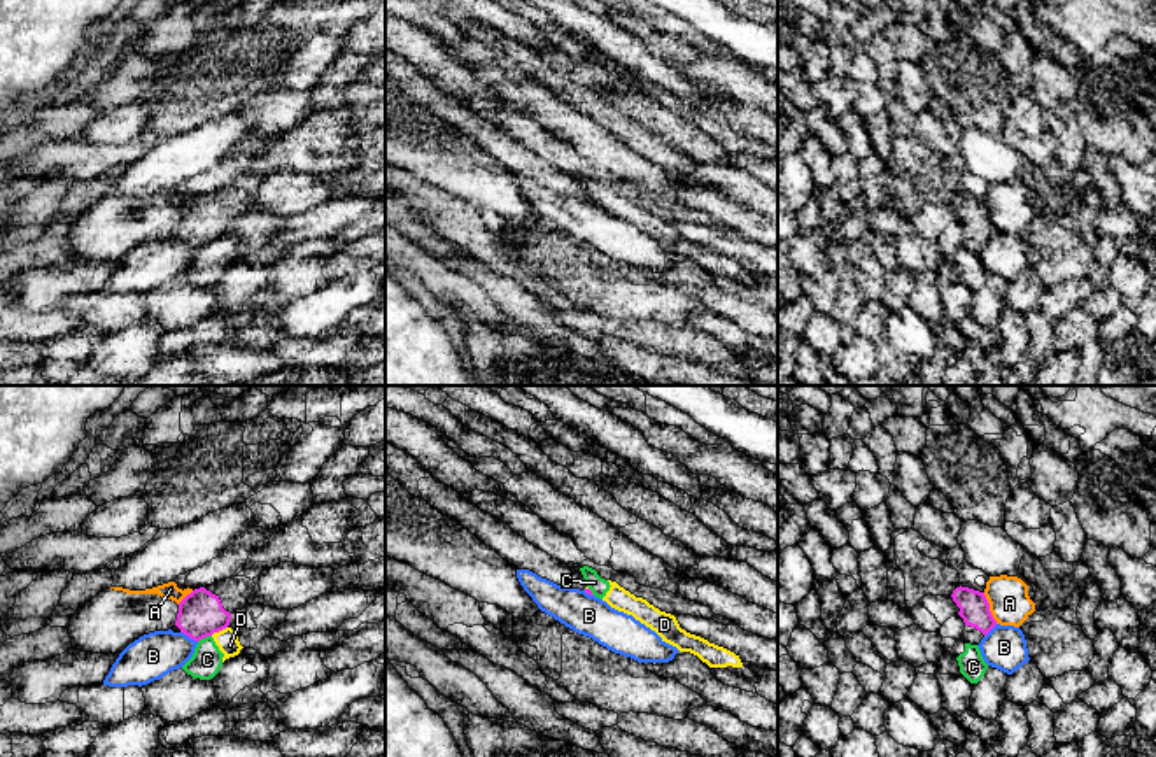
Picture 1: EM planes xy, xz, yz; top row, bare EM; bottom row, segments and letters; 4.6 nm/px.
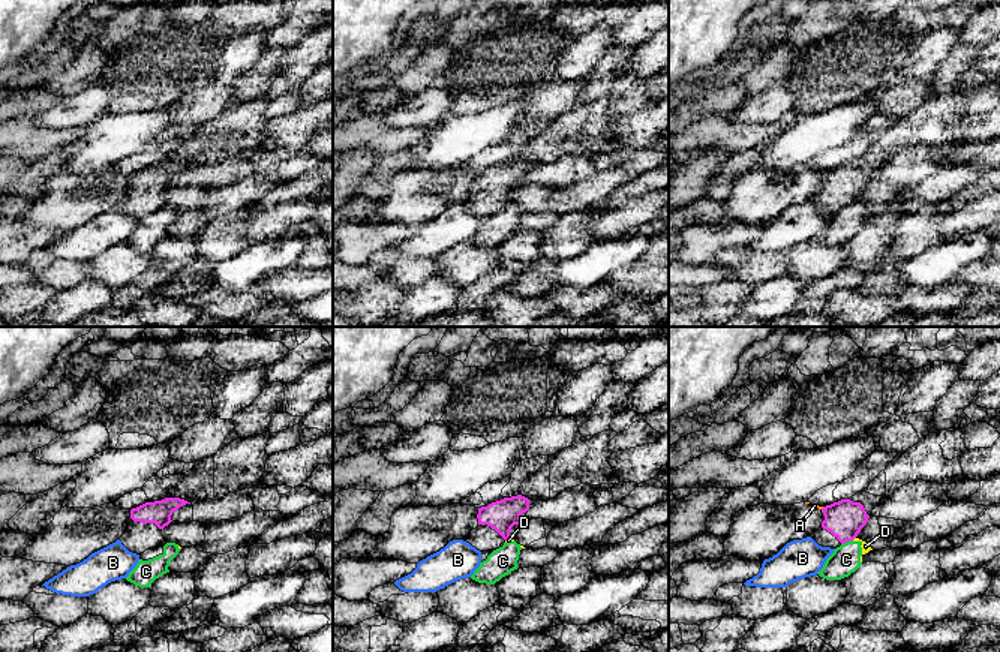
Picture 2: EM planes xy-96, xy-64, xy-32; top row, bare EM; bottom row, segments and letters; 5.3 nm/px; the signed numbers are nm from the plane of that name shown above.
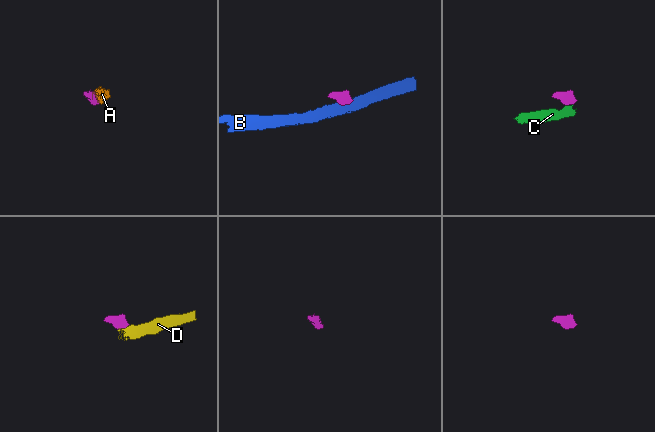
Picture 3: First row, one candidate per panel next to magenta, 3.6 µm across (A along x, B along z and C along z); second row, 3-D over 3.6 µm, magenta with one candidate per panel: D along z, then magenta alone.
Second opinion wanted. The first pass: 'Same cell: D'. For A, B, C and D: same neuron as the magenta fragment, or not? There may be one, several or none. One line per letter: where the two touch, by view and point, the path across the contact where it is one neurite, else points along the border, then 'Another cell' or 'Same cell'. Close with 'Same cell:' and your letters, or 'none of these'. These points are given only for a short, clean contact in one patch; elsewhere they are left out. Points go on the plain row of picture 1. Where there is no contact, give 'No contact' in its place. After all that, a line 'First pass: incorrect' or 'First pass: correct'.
A: Touches magenta at yz (988, 216). Boundary: yz (983, 200), (988, 218), (997, 230). Another cell
B: Touches magenta at xy (190, 244). Boundary: xy (181, 239), (197, 249). Another cell
C: Touches magenta at xy (204, 244). Boundary: xy (211, 242), (198, 249). Another cell
D: Touches magenta at xy (218, 239). Boundary: xy (226, 233), (211, 242). Another cell
Same cell: none of these
First pass: incorrect

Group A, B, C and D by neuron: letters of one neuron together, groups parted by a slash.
A / B / C D

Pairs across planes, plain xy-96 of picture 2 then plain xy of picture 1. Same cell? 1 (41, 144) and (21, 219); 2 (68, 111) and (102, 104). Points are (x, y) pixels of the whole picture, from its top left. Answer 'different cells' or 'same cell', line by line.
1: different cells
2: different cells

